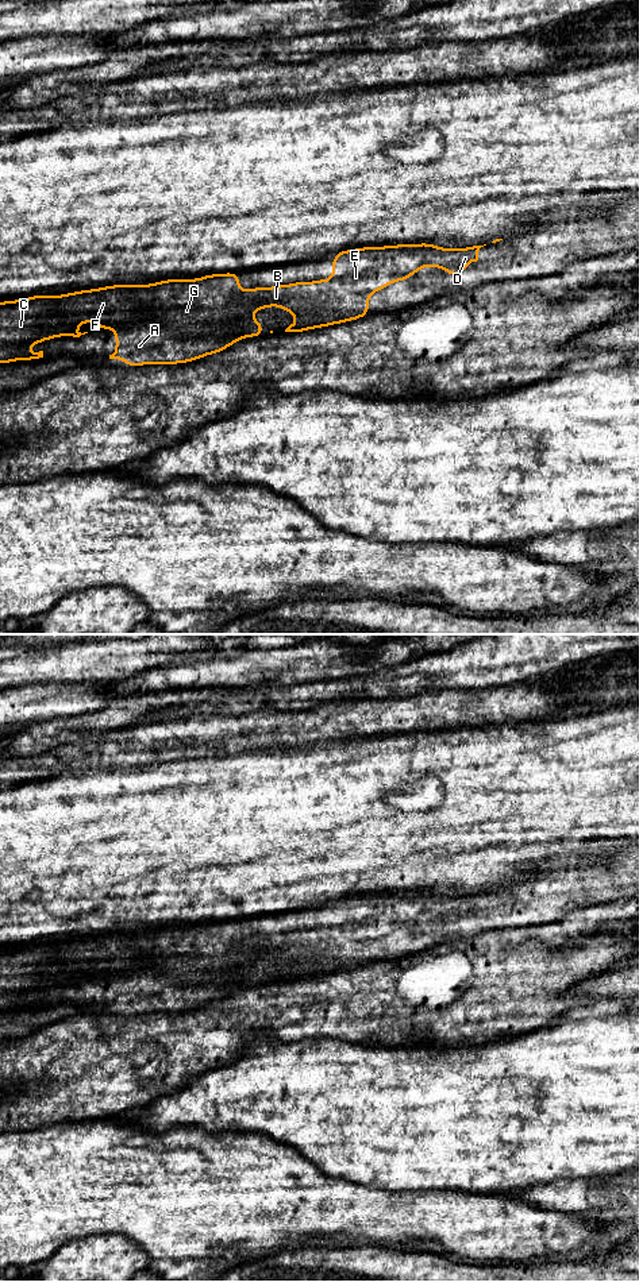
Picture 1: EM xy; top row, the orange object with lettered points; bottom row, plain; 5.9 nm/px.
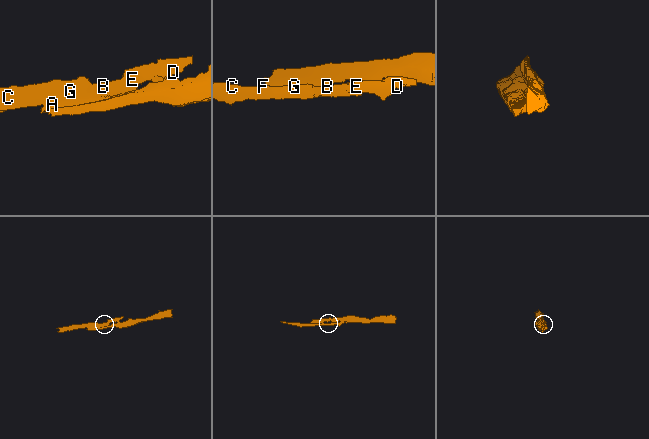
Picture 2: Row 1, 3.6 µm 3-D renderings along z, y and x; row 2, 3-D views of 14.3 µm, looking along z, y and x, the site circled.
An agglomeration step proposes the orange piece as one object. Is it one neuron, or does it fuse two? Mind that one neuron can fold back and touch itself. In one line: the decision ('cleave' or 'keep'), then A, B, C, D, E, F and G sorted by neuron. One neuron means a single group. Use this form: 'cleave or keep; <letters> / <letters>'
cleave; A / B C D E F G

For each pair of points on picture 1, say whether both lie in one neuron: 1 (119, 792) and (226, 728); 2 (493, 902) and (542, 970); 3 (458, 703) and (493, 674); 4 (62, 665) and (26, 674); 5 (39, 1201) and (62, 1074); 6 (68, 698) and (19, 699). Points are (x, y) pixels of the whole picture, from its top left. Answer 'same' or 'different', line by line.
1: different
2: different
3: different
4: same
5: different
6: same

